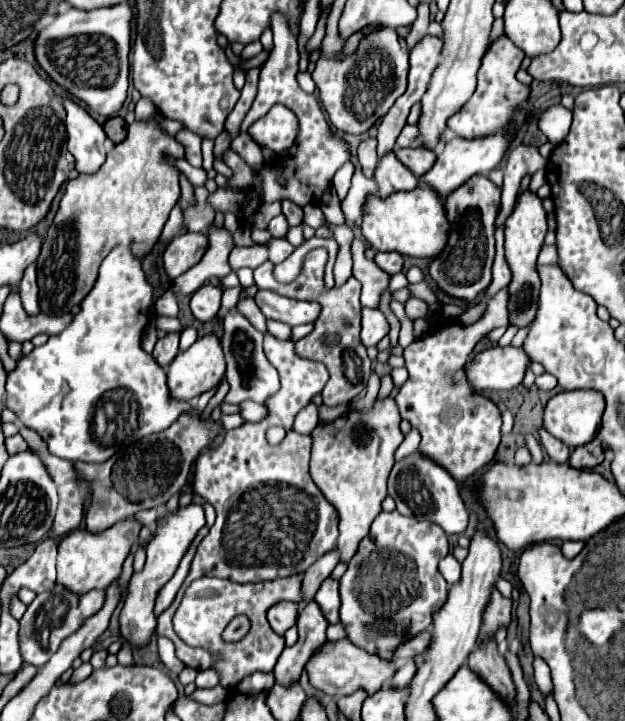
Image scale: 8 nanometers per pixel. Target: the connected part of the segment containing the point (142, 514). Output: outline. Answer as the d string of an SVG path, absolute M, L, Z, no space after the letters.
M149 509L138 512L138 515L134 515L136 521L140 521L143 525L150 527L150 530L154 530L156 527L156 520L158 518L158 512L156 509Z

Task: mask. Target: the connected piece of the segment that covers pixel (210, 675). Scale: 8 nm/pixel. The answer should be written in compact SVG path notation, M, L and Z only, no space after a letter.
M204 669L204 671L198 671L198 677L196 677L196 687L200 689L212 689L218 685L218 673L214 669Z

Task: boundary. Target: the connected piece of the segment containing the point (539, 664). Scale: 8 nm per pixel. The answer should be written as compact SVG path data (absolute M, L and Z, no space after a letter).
M536 657L534 659L534 677L536 677L536 685L538 685L538 689L540 689L540 693L542 693L542 697L548 697L550 693L552 693L552 681L550 681L550 669L548 669L548 665L540 659L540 657Z

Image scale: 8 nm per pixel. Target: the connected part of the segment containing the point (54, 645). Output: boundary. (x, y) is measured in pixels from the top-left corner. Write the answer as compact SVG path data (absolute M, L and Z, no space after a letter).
M56 585L50 591L44 591L42 595L36 595L36 599L28 605L26 613L20 619L20 653L22 659L30 665L44 665L58 649L58 645L70 637L78 627L82 625L82 615L78 613L78 595L70 593L62 585Z

